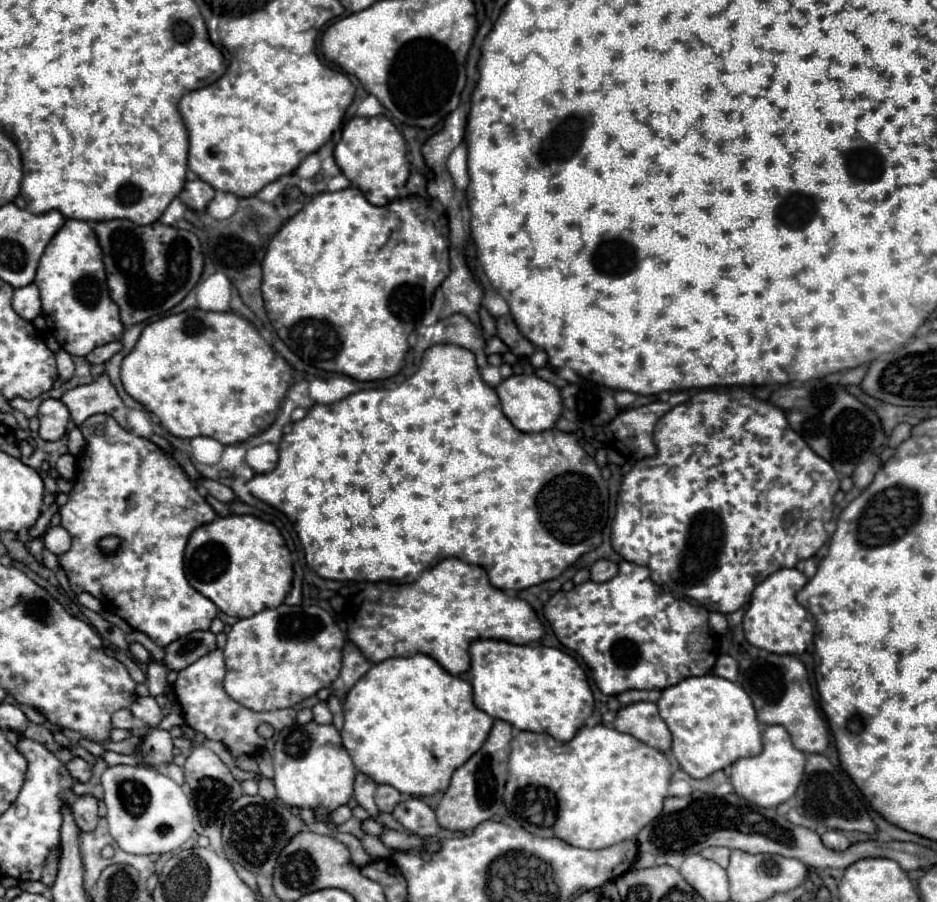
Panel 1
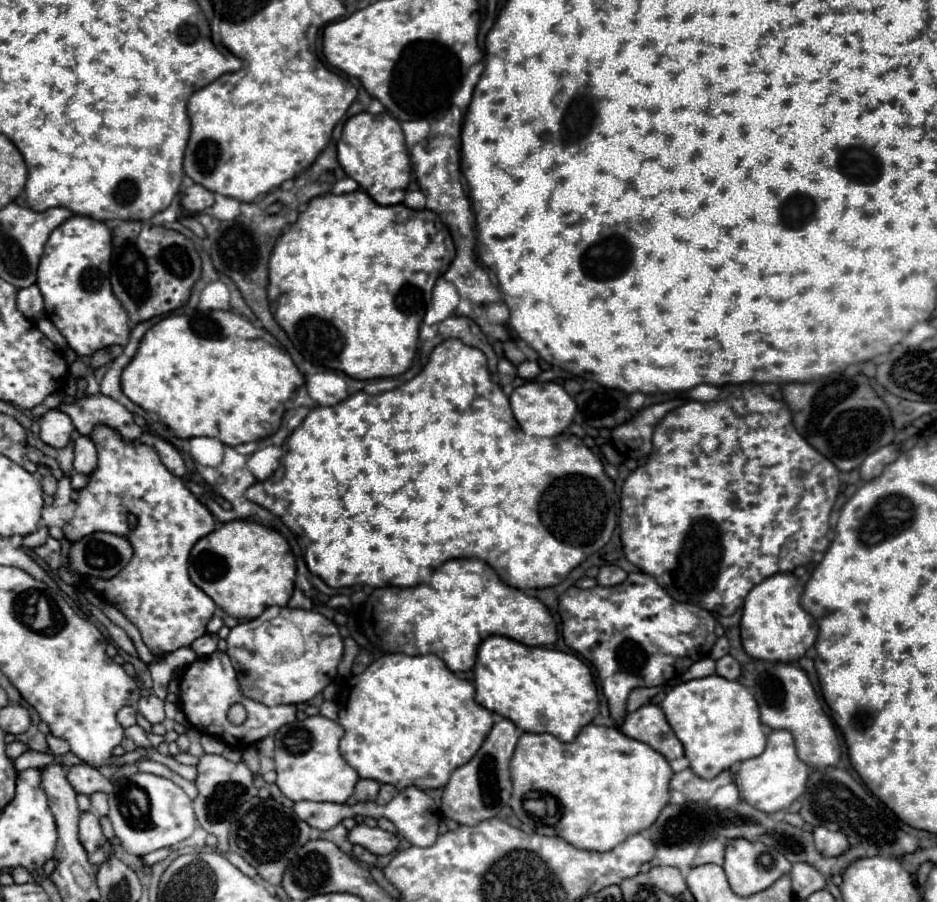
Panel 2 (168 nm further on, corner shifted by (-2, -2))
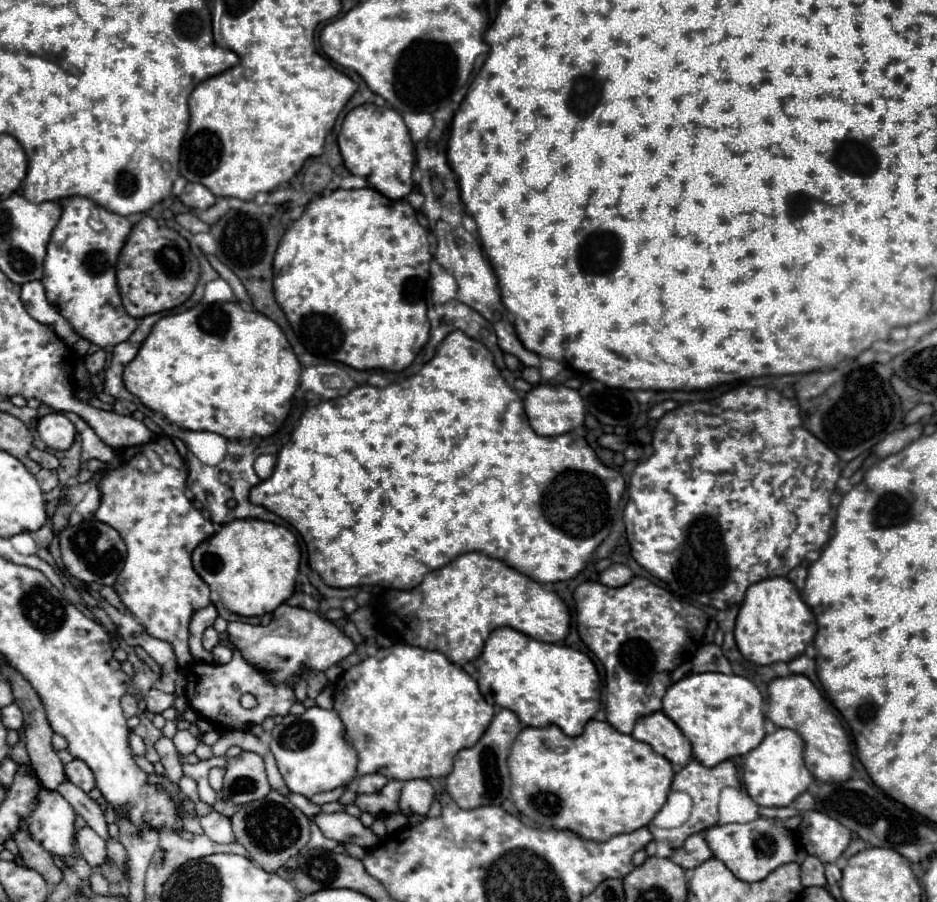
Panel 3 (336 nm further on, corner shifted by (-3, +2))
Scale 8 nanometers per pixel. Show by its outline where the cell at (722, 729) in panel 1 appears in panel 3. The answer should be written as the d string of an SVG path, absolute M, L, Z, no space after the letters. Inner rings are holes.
M690 673L676 681L662 699L662 711L690 739L694 757L706 767L726 759L746 755L764 739L762 695L758 687L740 675L724 673Z

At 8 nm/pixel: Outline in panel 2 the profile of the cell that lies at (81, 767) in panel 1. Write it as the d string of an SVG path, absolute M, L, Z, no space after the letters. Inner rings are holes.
M79 763L79 765L69 767L67 781L73 785L73 789L77 793L83 793L83 795L91 795L97 791L109 793L113 789L111 781L105 775L101 775L101 771L97 767L87 765L87 763Z

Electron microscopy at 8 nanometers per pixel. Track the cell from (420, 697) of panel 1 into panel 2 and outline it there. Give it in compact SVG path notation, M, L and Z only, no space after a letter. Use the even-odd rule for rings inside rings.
M383 655L373 661L361 675L349 677L345 681L337 703L339 725L345 729L339 745L343 759L359 773L359 777L389 783L397 789L411 785L423 791L445 787L451 771L467 763L475 751L479 751L483 739L493 727L493 713L475 701L475 687L449 671L437 655Z

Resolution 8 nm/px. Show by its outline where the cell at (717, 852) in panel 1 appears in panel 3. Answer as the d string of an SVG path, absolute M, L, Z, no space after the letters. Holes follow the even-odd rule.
M690 835L684 841L684 845L670 855L670 859L676 865L684 867L684 869L696 869L700 863L708 861L710 857L712 857L712 851L706 845L706 841L704 841L702 835Z

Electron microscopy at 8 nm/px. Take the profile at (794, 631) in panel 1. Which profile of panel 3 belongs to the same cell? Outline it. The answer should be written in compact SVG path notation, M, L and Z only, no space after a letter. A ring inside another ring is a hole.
M772 577L748 587L744 603L736 617L736 645L740 653L756 665L772 665L792 661L804 653L816 633L816 619L810 607L802 601L800 591L786 577Z

